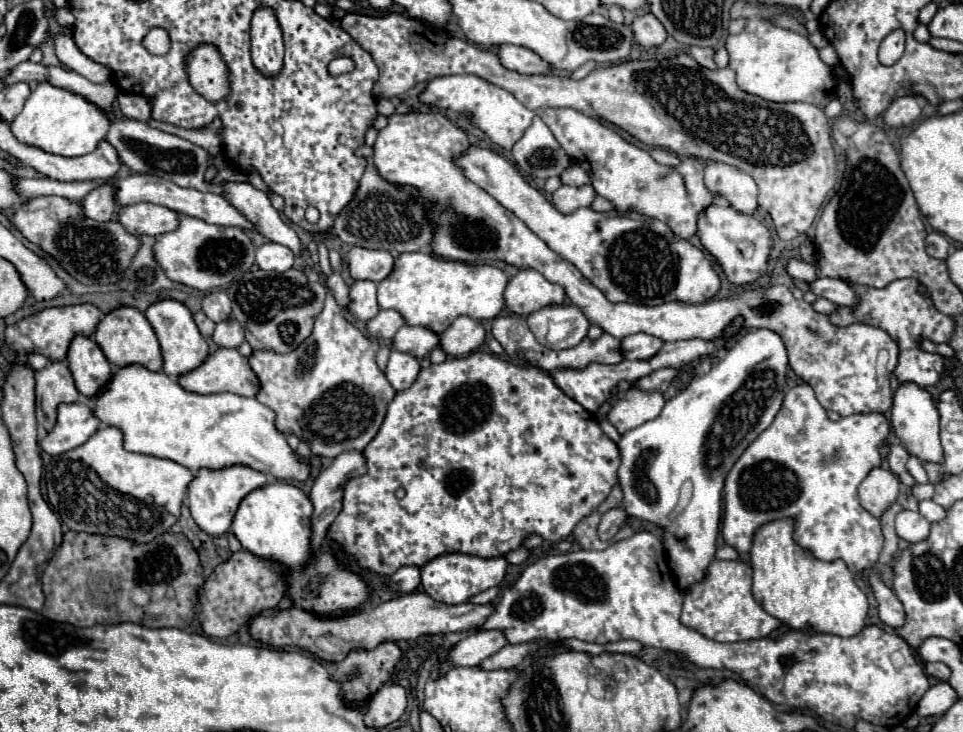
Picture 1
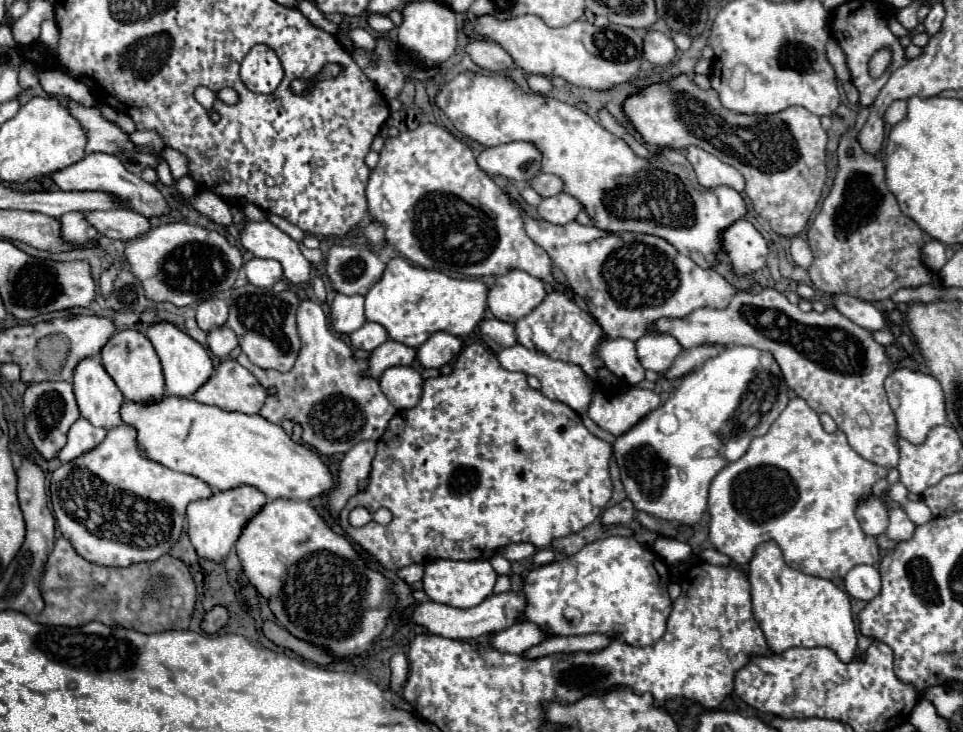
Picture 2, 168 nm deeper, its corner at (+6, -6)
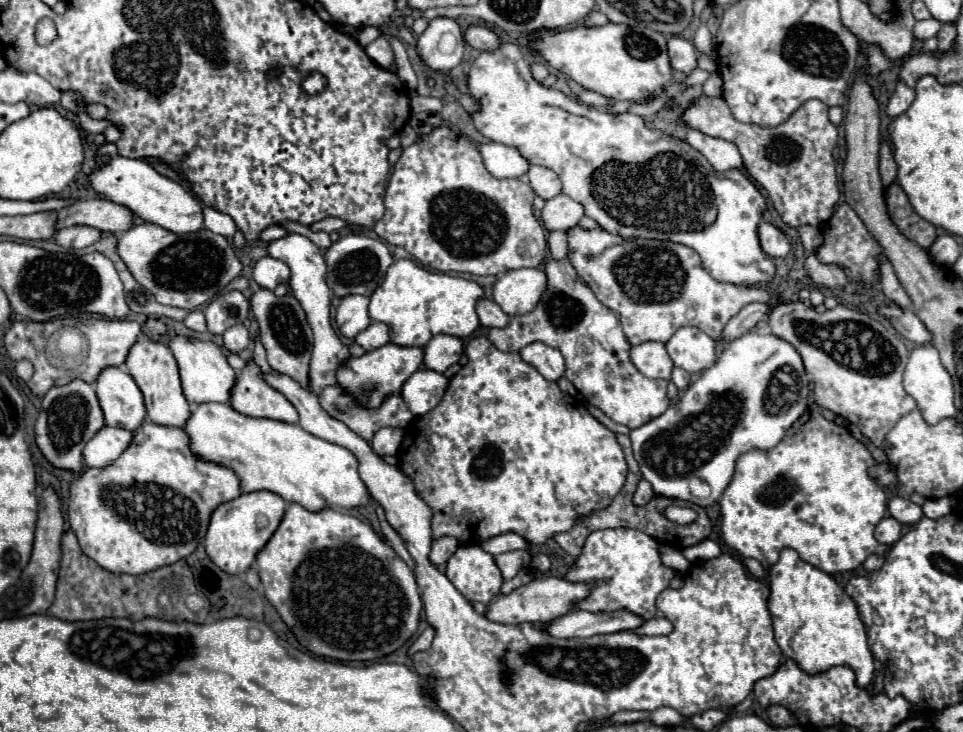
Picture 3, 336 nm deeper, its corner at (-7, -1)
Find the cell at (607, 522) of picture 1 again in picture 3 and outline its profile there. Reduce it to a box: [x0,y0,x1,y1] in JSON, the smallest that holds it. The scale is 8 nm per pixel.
[634,480,654,506]

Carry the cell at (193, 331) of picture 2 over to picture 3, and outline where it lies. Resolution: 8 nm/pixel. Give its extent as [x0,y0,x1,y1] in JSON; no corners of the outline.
[184,310,206,332]

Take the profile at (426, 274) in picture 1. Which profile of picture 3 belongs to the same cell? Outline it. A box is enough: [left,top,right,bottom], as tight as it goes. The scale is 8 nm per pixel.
[370,258,484,346]

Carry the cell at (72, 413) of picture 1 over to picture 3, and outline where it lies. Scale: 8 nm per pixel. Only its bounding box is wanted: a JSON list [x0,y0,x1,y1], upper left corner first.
[84,426,132,468]

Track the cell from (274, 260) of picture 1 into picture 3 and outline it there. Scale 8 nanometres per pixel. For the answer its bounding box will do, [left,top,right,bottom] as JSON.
[252,256,290,290]

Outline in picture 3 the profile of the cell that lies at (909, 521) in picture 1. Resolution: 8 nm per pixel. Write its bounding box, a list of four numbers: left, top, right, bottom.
[888,496,924,526]

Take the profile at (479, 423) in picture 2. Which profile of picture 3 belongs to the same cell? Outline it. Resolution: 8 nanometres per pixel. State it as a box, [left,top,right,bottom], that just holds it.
[396,336,628,546]

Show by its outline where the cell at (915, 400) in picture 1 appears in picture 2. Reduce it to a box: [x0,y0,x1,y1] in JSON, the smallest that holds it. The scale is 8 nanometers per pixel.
[885,367,947,445]

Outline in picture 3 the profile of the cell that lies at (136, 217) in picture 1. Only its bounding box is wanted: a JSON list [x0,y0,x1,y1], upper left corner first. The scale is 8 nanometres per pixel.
[56,198,134,232]

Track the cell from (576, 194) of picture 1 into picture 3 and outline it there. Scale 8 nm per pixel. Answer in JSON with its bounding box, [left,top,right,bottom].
[542,194,584,230]

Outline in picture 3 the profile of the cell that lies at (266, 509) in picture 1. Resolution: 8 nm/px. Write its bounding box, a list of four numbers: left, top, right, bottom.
[256,504,422,660]

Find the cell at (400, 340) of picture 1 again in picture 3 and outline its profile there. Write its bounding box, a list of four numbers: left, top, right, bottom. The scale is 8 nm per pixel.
[338,342,424,408]

